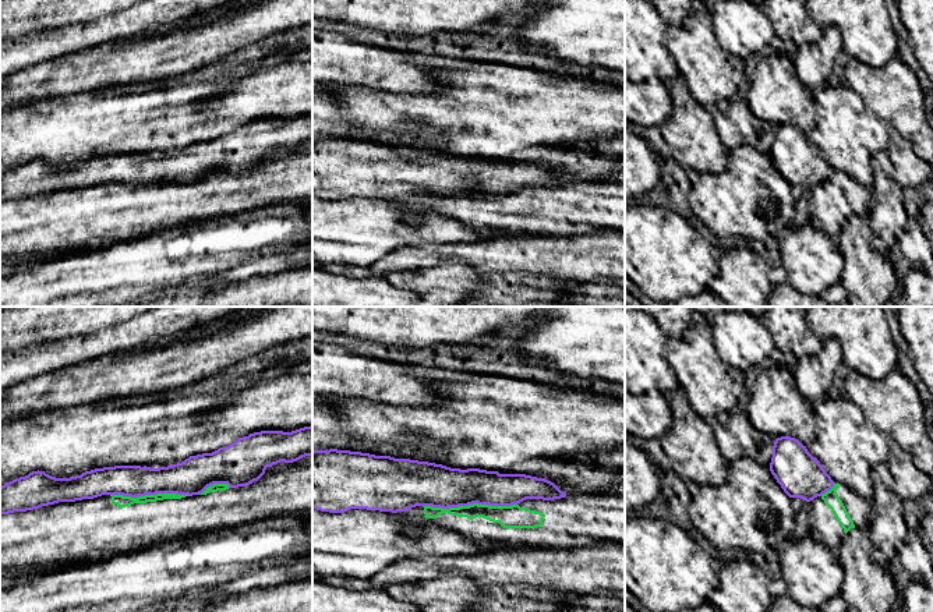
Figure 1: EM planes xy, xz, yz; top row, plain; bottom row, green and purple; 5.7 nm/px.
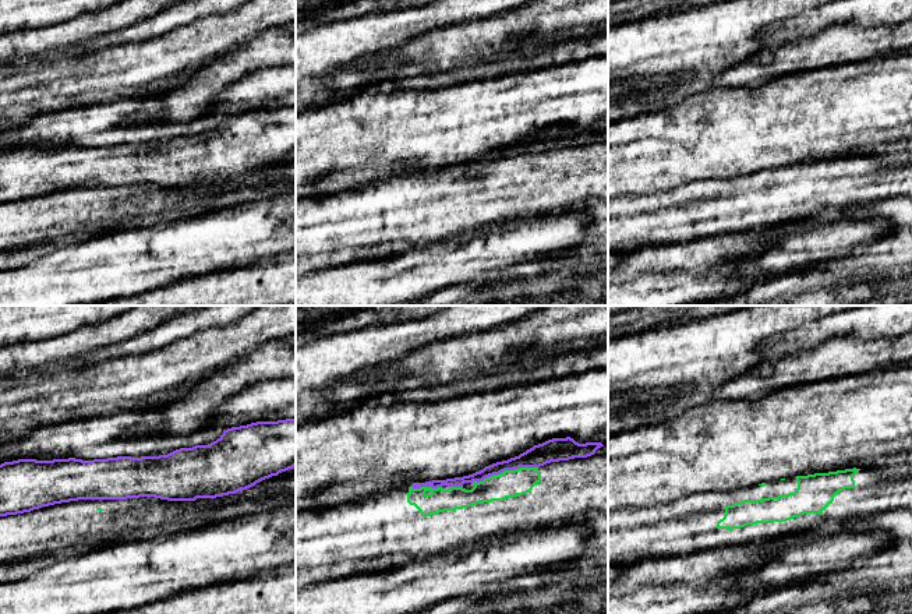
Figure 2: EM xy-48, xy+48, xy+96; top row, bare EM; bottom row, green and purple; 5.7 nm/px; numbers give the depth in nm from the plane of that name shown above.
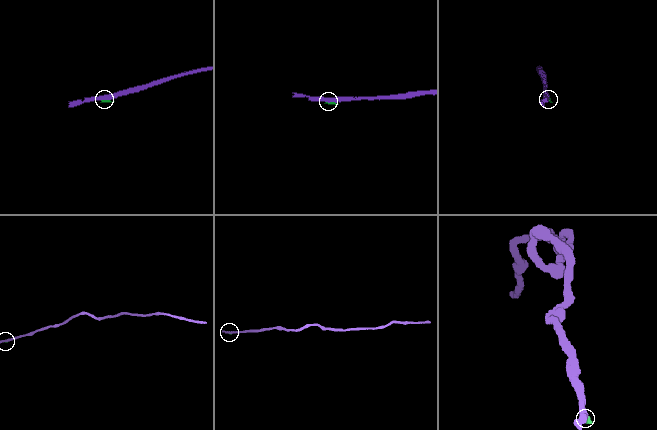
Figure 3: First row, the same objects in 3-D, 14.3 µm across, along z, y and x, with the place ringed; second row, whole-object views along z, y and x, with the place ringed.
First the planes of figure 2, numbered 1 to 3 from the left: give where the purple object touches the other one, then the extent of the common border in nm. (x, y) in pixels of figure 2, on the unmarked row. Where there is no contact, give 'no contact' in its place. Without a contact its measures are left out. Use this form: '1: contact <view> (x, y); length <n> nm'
1: no contact
2: contact xy+48 (505, 158); length 400 nm
3: no contact

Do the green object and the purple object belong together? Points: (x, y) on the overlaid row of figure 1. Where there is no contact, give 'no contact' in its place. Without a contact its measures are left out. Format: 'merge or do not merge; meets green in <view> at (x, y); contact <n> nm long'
do not merge; meets green in xz at (469, 505); contact 550 nm long

